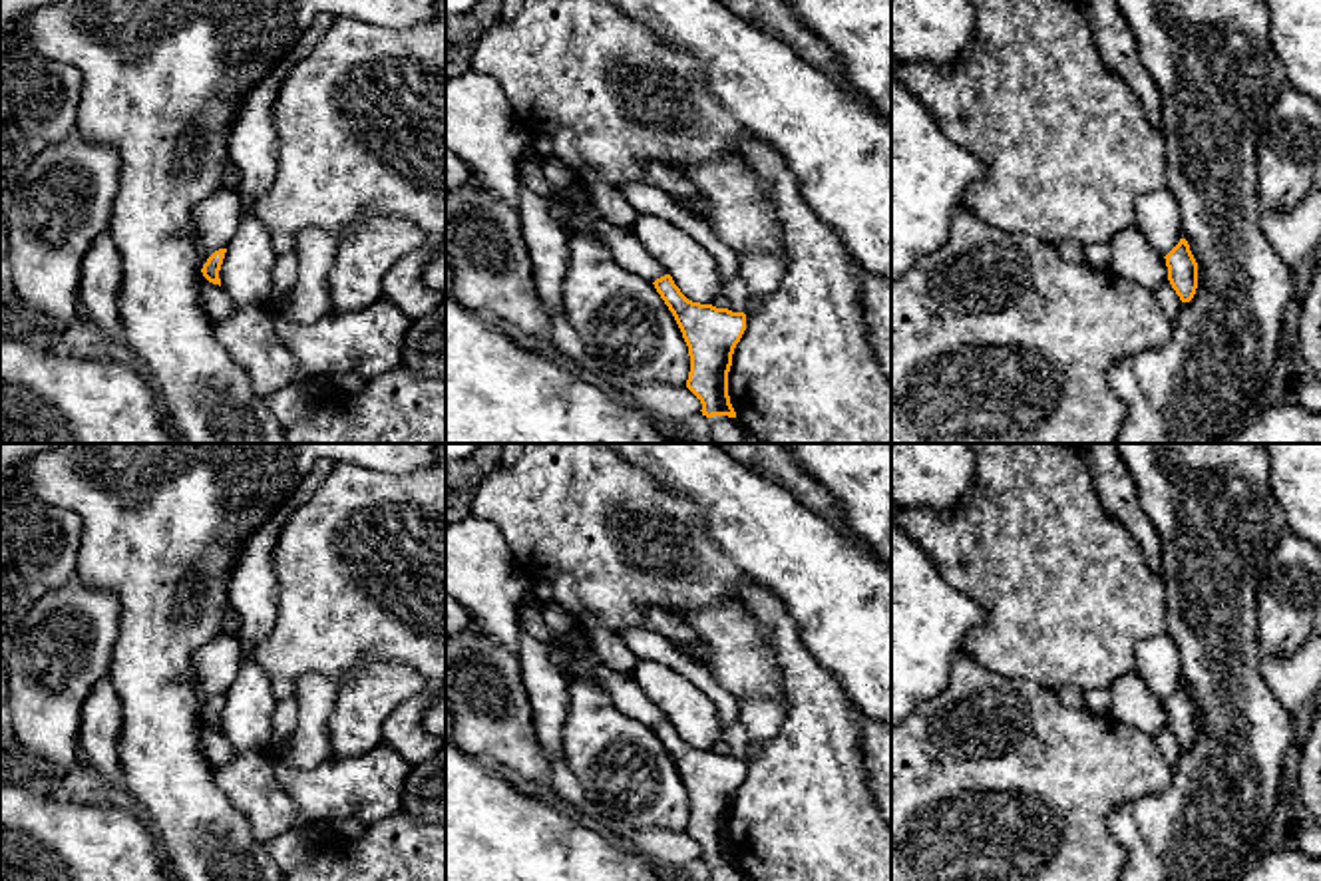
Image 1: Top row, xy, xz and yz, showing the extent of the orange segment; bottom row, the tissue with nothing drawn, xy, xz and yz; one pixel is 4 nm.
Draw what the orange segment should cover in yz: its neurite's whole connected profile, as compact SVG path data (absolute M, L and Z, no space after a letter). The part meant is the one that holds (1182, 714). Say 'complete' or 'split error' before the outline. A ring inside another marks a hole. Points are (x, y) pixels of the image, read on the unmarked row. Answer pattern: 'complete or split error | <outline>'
complete | M1186 684L1164 702L1168 712L1168 726L1182 748L1190 748L1198 734L1198 708Z

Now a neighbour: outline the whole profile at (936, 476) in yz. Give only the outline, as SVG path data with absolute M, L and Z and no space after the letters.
M891 443L891 511L953 507L967 491L973 471L969 443Z

